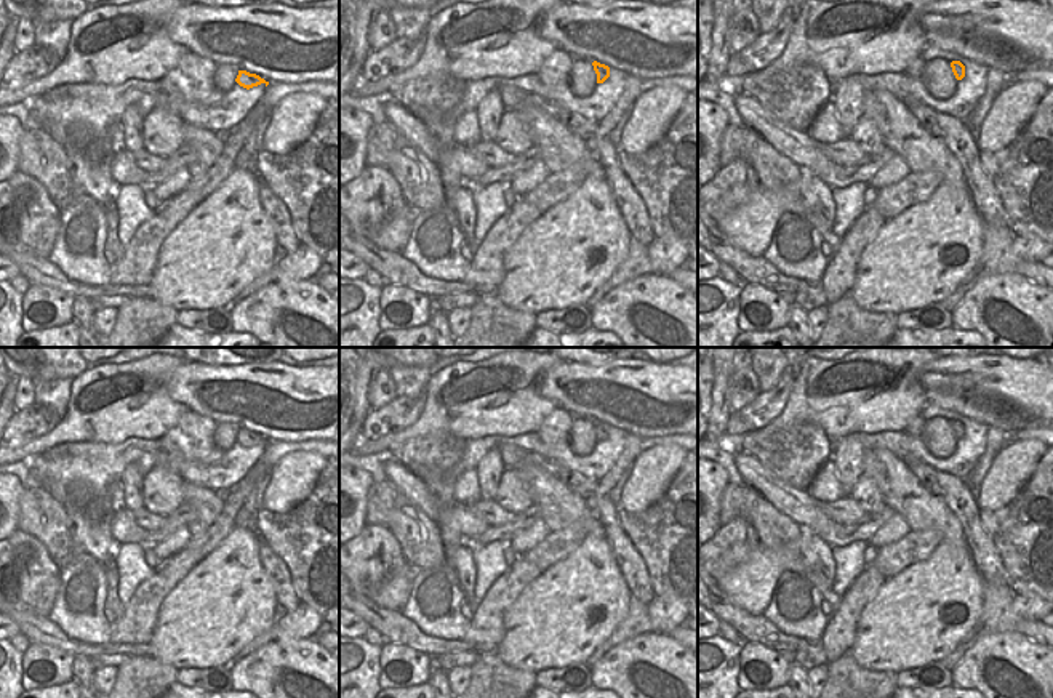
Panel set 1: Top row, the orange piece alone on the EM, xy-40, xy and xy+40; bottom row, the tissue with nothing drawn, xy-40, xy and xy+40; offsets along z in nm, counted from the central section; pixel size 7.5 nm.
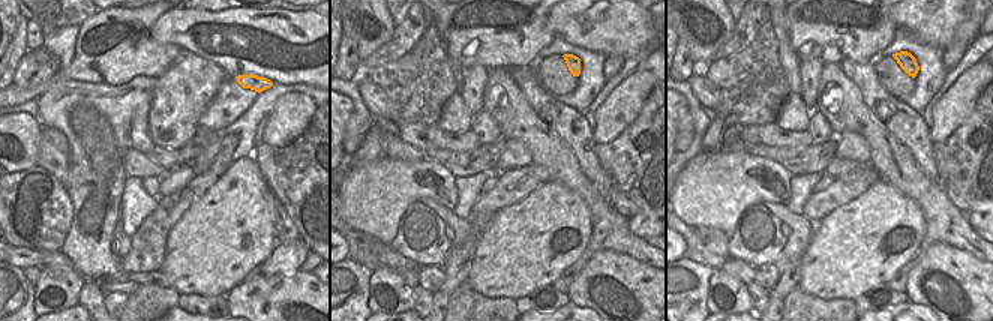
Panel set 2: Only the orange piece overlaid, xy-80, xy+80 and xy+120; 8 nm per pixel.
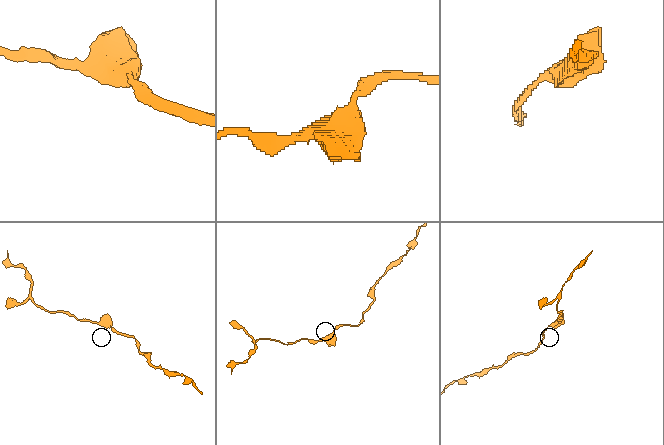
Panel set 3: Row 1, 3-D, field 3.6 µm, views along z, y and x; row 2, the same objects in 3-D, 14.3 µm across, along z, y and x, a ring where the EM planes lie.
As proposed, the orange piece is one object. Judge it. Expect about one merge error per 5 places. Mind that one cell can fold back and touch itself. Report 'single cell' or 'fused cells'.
single cell

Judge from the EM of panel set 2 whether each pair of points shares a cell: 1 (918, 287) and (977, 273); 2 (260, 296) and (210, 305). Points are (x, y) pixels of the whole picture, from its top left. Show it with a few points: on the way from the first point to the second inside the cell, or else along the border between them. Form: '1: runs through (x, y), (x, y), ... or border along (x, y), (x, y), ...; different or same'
1: runs through (927, 270), (939, 269), (948, 273), (960, 273); same
2: border along (225, 294), (228, 305); different

